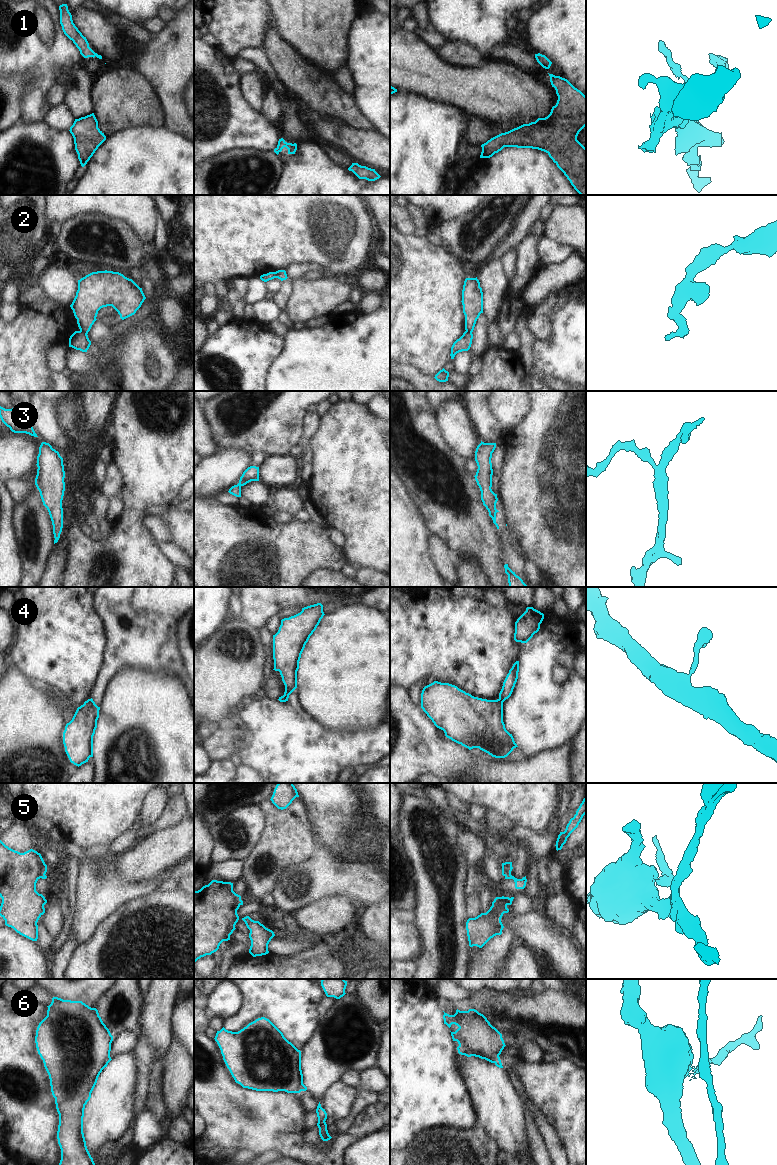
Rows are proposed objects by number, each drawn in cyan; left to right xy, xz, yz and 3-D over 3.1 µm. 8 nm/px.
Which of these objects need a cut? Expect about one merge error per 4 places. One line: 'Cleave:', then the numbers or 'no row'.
Cleave: 2, 5, 6

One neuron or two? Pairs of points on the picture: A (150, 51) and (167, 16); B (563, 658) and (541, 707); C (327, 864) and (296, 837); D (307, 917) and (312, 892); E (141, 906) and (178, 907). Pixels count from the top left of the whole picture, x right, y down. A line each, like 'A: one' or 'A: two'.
A: two
B: one
C: two
D: two
E: one

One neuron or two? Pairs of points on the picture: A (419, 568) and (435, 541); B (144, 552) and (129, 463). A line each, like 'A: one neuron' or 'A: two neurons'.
A: two neurons
B: one neuron

